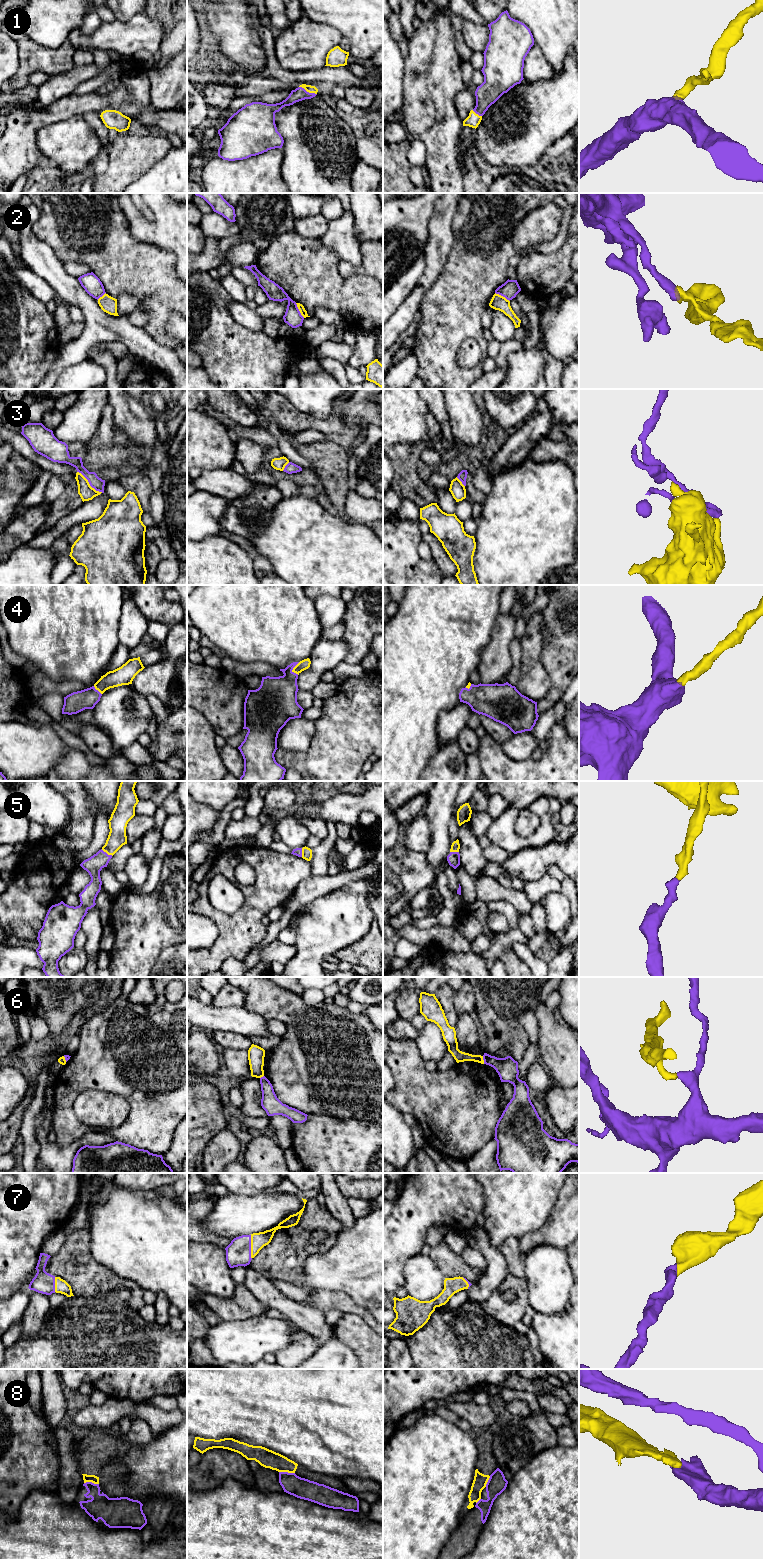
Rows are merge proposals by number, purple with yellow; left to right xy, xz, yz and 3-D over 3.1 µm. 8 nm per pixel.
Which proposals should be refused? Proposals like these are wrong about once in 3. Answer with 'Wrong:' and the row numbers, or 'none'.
Wrong: 2, 3, 6, 8

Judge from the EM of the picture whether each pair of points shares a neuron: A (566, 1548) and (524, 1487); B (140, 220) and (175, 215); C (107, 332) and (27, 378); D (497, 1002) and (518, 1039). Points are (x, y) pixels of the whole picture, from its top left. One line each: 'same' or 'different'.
A: same
B: same
C: different
D: same

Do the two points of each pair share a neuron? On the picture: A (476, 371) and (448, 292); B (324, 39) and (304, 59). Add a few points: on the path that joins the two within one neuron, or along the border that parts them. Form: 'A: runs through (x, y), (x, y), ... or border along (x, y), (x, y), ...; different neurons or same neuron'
A: runs through (452, 365), (448, 361), (448, 316); same neuron
B: runs through (319, 44), (309, 54); same neuron

